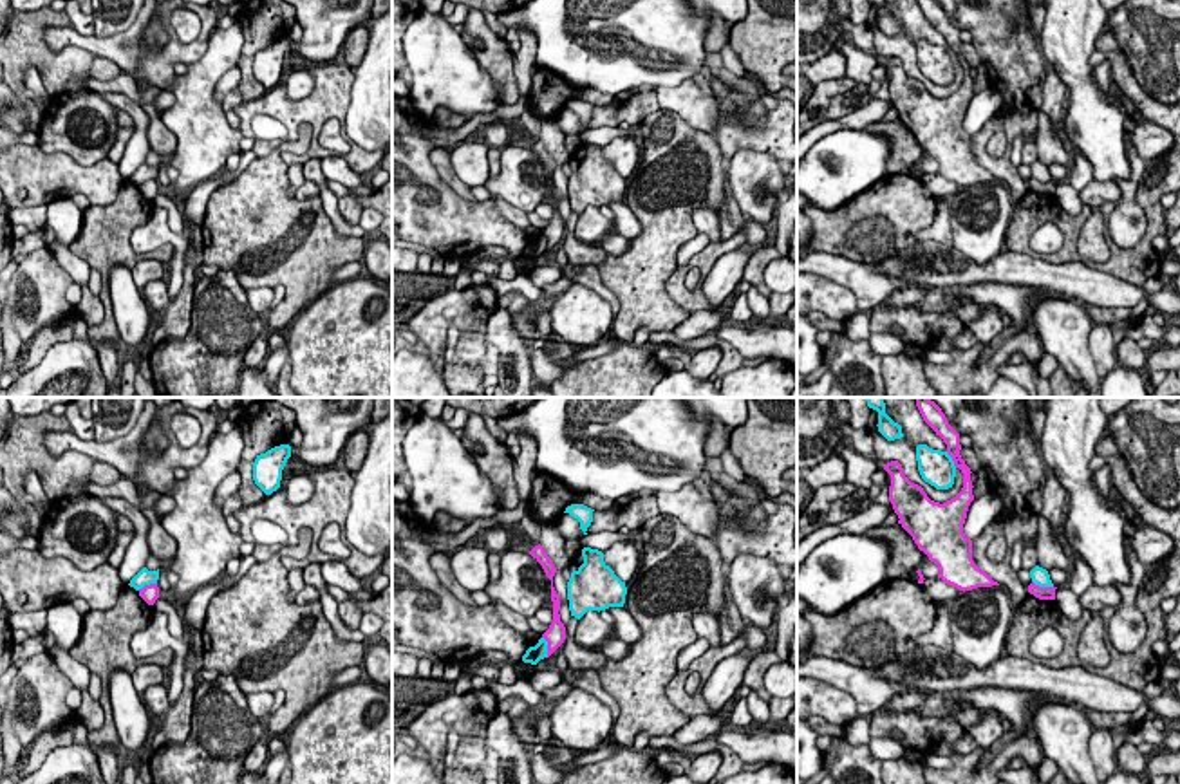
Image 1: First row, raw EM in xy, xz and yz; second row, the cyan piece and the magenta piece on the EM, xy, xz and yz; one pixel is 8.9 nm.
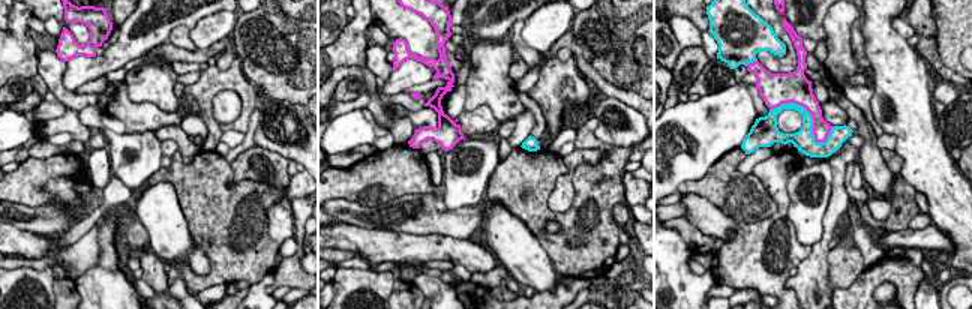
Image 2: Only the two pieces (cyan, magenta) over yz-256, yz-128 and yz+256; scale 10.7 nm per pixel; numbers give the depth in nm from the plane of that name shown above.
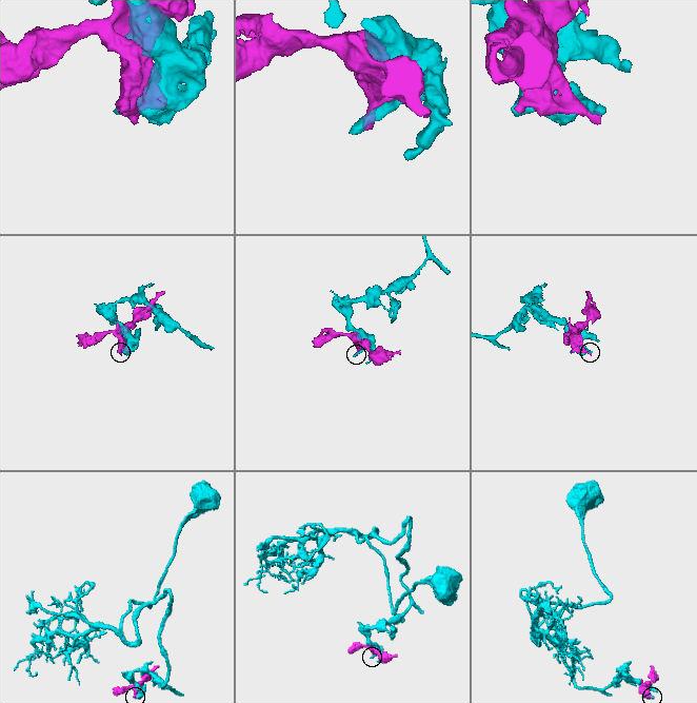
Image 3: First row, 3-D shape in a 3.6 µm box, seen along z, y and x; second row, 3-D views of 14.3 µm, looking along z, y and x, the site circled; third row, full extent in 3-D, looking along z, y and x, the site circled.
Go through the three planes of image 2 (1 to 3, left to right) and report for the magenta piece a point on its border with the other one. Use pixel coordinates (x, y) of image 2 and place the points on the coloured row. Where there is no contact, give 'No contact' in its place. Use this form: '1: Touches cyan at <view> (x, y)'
1: No contact
2: No contact
3: Touches cyan at yz+256 (812, 119)

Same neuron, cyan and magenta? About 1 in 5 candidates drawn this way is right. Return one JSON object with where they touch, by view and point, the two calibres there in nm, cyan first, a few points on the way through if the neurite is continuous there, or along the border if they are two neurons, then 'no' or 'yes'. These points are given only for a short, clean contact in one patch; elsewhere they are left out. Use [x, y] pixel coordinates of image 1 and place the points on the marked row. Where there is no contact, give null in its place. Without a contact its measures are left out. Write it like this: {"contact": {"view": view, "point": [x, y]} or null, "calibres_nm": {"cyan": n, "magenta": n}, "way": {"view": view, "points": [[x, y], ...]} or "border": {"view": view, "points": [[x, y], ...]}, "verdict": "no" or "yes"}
{"contact": {"view": "yz", "point": [1043, 586]}, "calibres_nm": {"cyan": 160, "magenta": 130}, "verdict": "no"}

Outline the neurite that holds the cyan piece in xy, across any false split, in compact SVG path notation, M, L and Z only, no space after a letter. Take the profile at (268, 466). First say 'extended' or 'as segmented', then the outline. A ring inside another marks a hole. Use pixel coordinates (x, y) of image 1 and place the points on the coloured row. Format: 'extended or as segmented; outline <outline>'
as segmented; outline M280 444L257 455L253 462L253 481L266 495L271 495L280 488L282 470L289 457L289 444Z

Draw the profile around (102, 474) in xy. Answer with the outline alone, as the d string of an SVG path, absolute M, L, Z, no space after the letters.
M96 461L89 482L98 484L98 486L110 486L117 482L123 475L110 464Z

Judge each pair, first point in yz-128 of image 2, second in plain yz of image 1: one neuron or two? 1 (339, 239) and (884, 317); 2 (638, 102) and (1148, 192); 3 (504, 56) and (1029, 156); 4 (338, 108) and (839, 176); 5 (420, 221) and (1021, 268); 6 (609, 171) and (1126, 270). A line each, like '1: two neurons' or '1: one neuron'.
1: two neurons
2: two neurons
3: two neurons
4: two neurons
5: one neuron
6: one neuron

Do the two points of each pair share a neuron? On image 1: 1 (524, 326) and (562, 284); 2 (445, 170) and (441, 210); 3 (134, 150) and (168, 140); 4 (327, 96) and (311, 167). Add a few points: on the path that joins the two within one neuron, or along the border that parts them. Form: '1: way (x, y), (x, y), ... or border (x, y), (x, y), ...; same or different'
1: way (530, 315), (552, 293); same
2: border (434, 147), (434, 170), (461, 197), (477, 201); different
3: border (140, 105), (147, 116), (147, 141), (150, 147); different
4: border (320, 158), (309, 158), (302, 165); different

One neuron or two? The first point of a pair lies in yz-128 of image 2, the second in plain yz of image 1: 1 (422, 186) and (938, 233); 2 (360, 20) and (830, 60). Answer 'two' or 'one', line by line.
1: two
2: one

